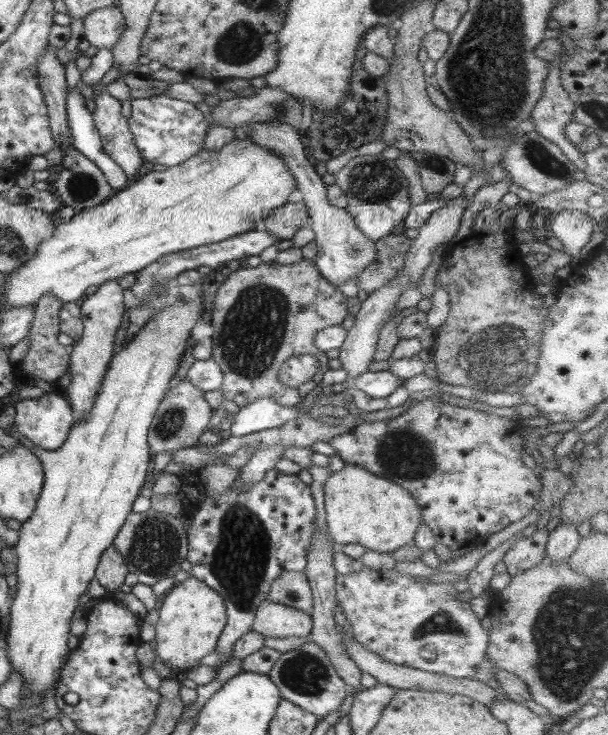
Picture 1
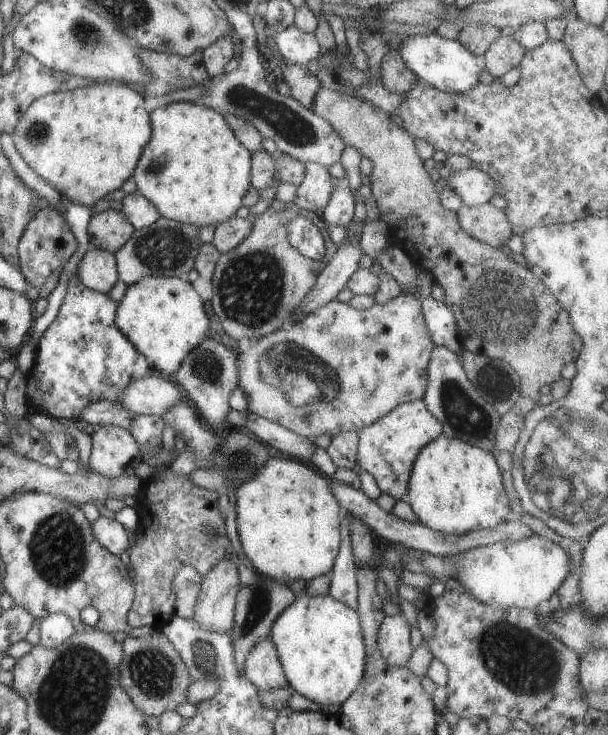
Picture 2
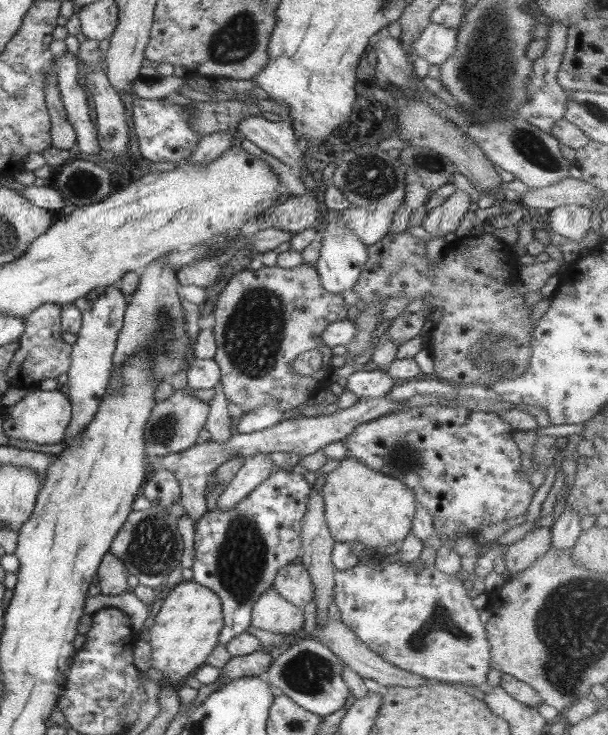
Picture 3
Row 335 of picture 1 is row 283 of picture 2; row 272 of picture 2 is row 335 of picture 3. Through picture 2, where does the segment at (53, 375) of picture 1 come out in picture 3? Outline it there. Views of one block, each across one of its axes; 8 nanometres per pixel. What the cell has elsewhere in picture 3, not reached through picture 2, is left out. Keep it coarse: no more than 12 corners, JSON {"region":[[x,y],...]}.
{"region":[[60,307],[25,316],[5,372],[31,389],[67,372],[72,345],[61,339]]}

